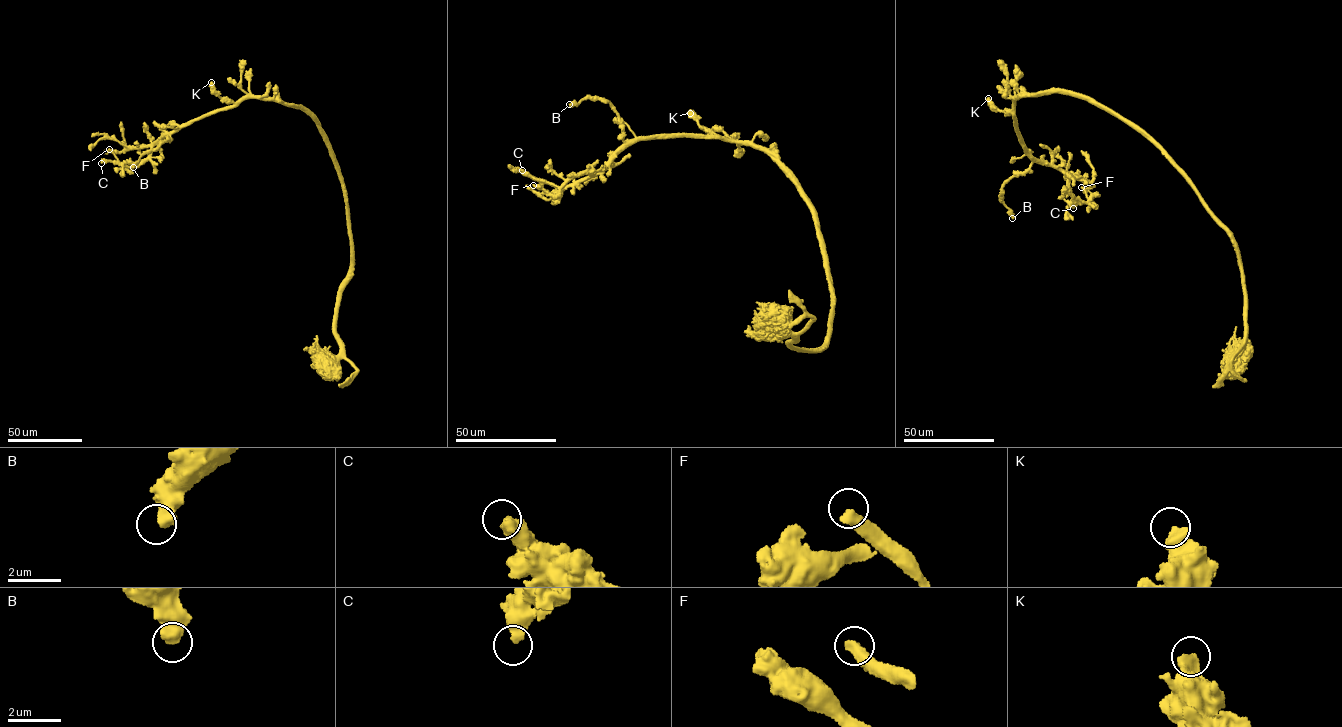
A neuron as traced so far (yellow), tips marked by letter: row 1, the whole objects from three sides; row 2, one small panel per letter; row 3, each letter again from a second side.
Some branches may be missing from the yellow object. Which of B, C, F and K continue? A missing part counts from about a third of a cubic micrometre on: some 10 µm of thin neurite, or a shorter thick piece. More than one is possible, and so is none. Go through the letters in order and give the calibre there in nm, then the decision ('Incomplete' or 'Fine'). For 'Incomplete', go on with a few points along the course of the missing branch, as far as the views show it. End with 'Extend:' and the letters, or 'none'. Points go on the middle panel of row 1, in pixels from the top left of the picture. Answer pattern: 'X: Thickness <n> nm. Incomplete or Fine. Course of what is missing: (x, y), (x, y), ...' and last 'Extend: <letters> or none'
B: Thickness 650 nm. Fine
C: Thickness 500 nm. Fine
F: Thickness 440 nm. Incomplete
K: Thickness 550 nm. Fine
Extend: F

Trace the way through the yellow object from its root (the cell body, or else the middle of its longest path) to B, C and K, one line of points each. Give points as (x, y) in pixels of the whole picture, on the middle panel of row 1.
B: (784, 324), (793, 349), (821, 348), (835, 299), (794, 179), (743, 142), (624, 141), (608, 102), (569, 104)
C: (784, 324), (793, 349), (821, 348), (835, 299), (807, 199), (764, 151), (641, 138), (559, 187), (522, 170)
K: (784, 324), (793, 349), (814, 351), (824, 345), (833, 314), (807, 199), (766, 152), (712, 134), (690, 113)

